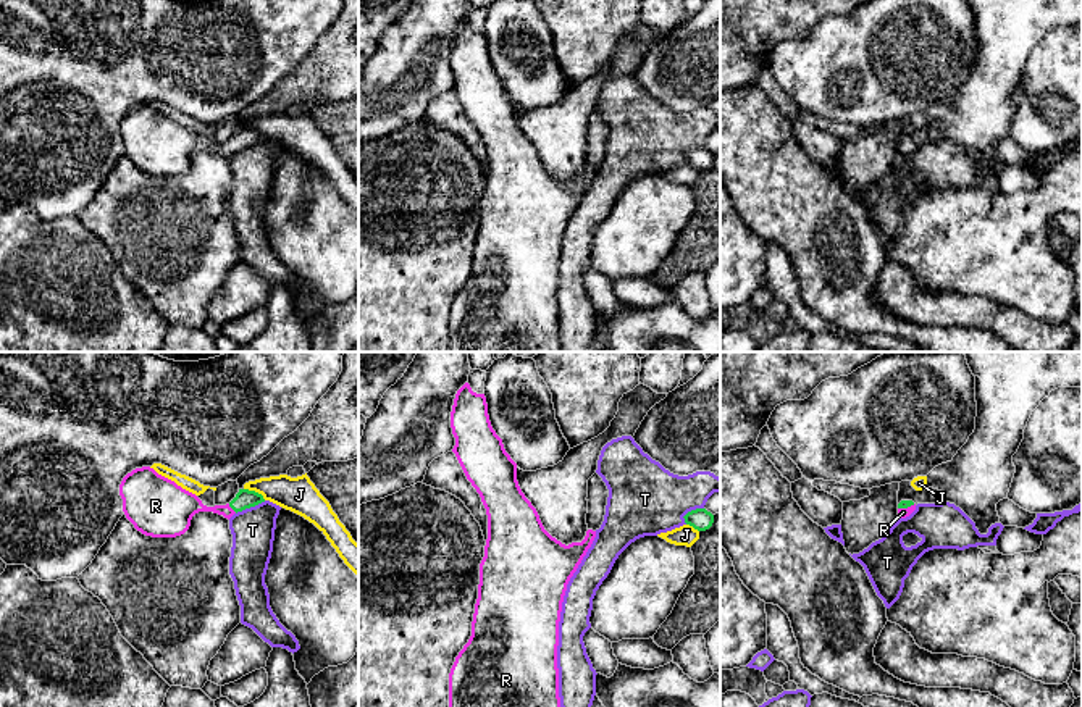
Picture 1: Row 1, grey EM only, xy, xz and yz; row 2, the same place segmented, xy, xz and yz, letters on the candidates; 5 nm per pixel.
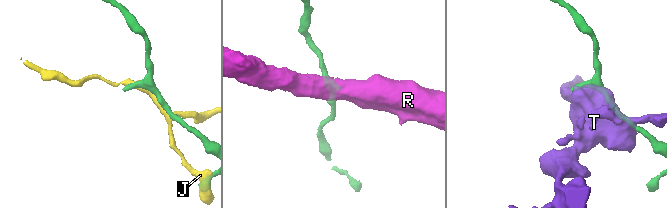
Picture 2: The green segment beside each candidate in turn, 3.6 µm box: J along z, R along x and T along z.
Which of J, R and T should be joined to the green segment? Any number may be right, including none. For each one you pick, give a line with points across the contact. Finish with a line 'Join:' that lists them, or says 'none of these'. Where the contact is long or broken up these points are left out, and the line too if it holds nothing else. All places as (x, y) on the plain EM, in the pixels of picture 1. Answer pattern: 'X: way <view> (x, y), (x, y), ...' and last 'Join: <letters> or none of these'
R: way xy (244, 138), (233, 147), (183, 144)
Join: R

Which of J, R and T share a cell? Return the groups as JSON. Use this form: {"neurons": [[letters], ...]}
{"neurons": [["J"], ["R"], ["T"]]}

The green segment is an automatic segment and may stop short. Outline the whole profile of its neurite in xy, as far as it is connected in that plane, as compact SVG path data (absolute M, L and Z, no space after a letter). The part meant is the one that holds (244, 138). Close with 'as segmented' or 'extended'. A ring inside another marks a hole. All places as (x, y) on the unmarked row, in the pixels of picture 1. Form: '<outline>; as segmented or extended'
M150 105L128 111L120 123L120 134L126 157L137 169L152 176L184 173L199 150L213 150L229 158L234 152L265 140L262 132L239 128L229 142L207 145L195 132Z; extended

